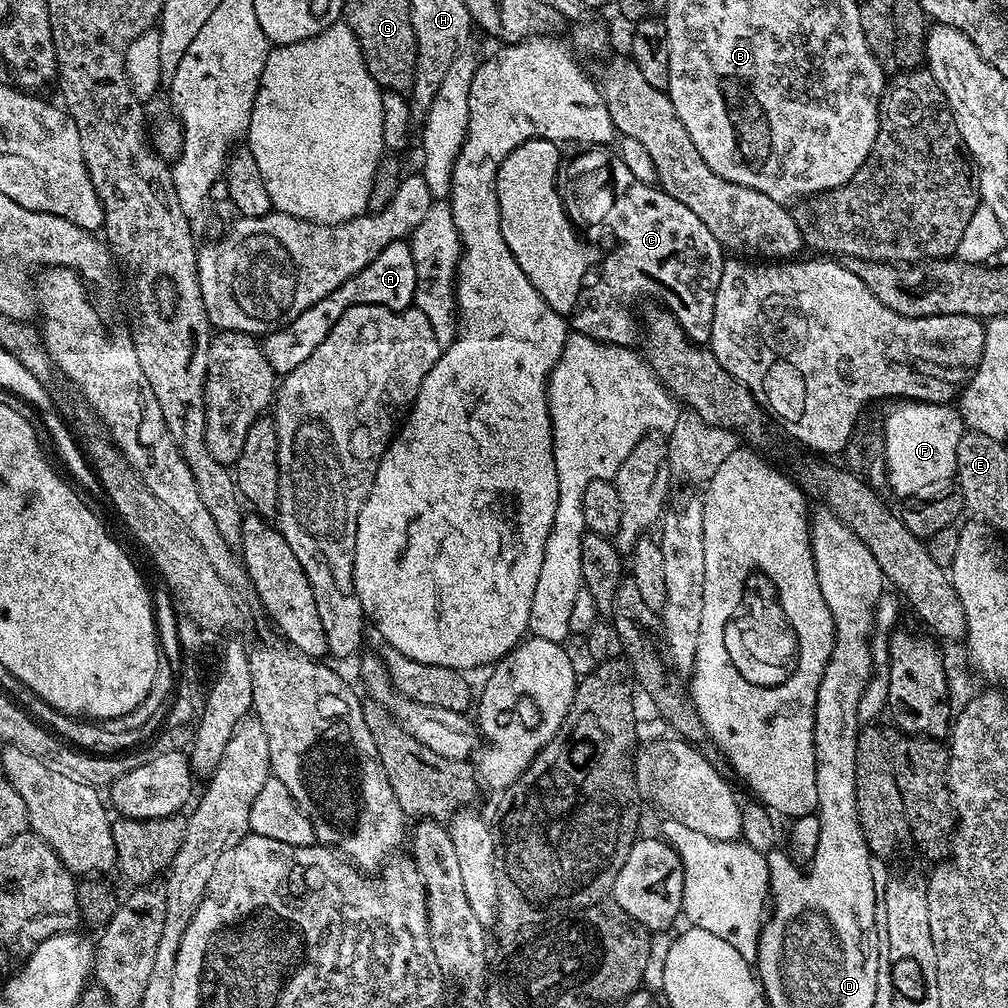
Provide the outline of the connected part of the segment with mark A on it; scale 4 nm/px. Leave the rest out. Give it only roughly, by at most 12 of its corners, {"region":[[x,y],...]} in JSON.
{"region":[[411,243],[370,266],[262,340],[278,374],[302,366],[346,310],[413,307]]}

